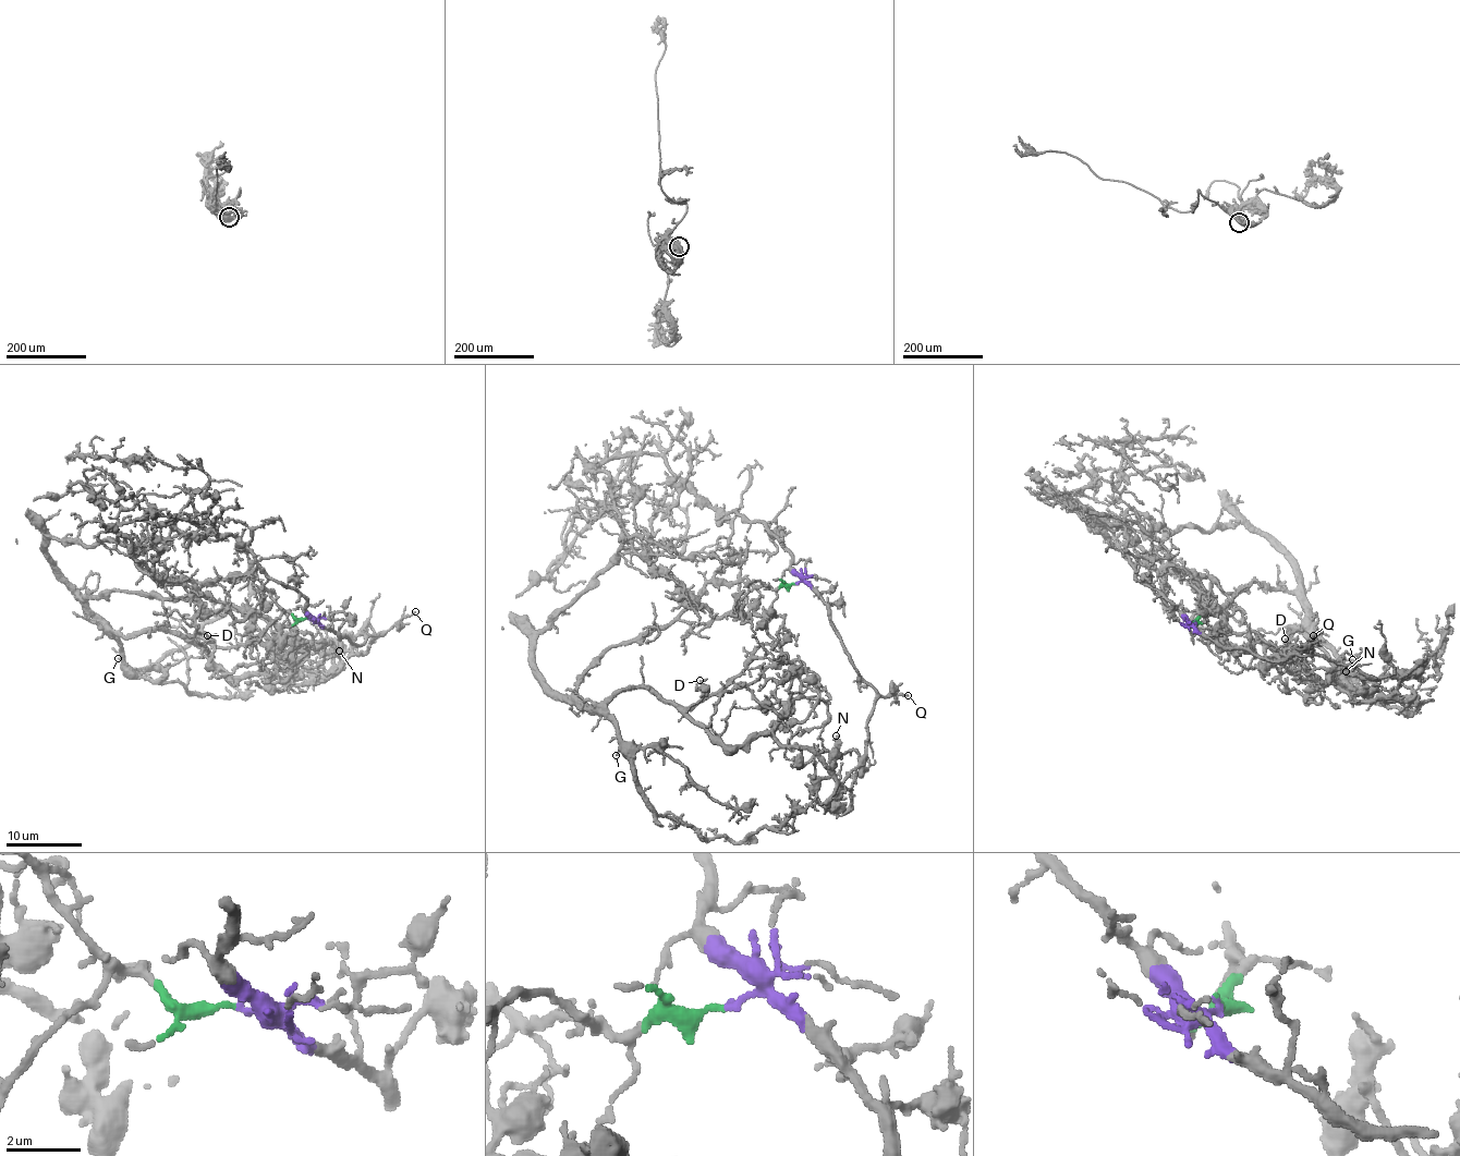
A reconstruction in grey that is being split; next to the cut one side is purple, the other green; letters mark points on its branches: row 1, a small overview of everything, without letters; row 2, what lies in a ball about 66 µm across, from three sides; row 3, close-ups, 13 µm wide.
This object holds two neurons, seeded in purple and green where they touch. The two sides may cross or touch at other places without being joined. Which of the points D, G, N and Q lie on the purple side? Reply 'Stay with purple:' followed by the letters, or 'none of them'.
Stay with purple: N, Q

